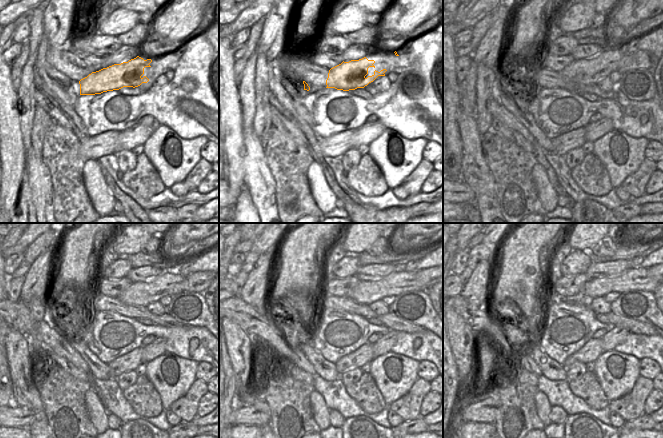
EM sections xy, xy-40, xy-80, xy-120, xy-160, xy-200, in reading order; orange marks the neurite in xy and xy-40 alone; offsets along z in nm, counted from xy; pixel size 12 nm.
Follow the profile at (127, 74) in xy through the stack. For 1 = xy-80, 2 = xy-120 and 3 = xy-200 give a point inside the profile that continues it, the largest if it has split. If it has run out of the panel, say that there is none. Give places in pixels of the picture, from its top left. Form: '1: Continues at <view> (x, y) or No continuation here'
1: Continues at xy-80 (579, 71)
2: Continues at xy-120 (133, 296)
3: Continues at xy-200 (633, 278)

